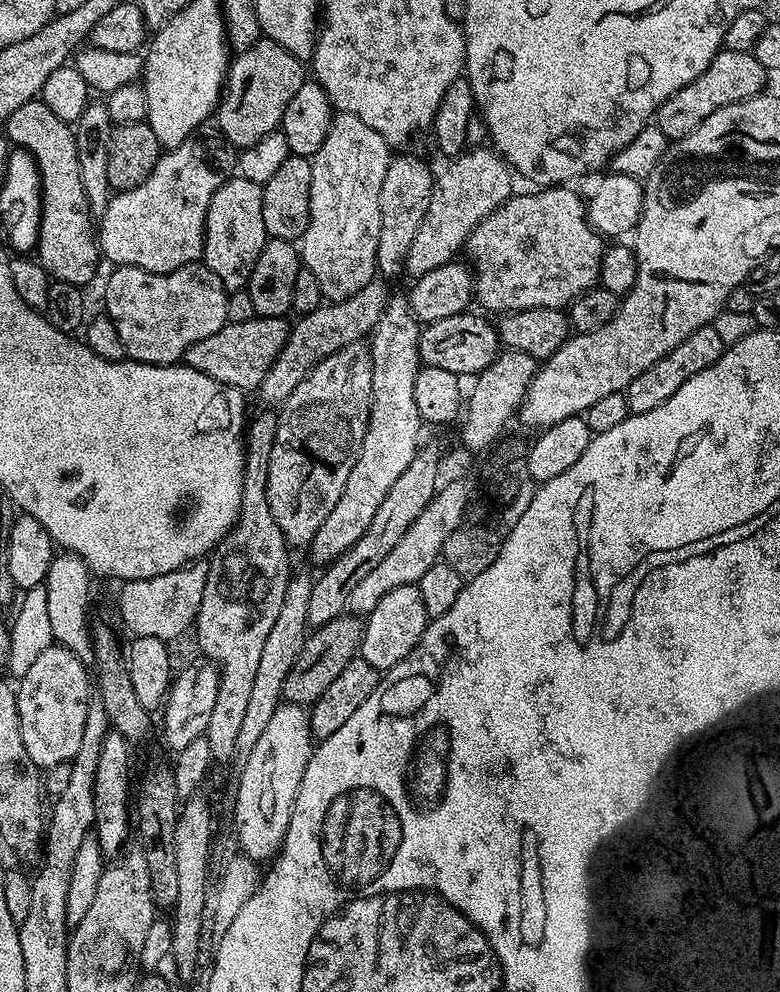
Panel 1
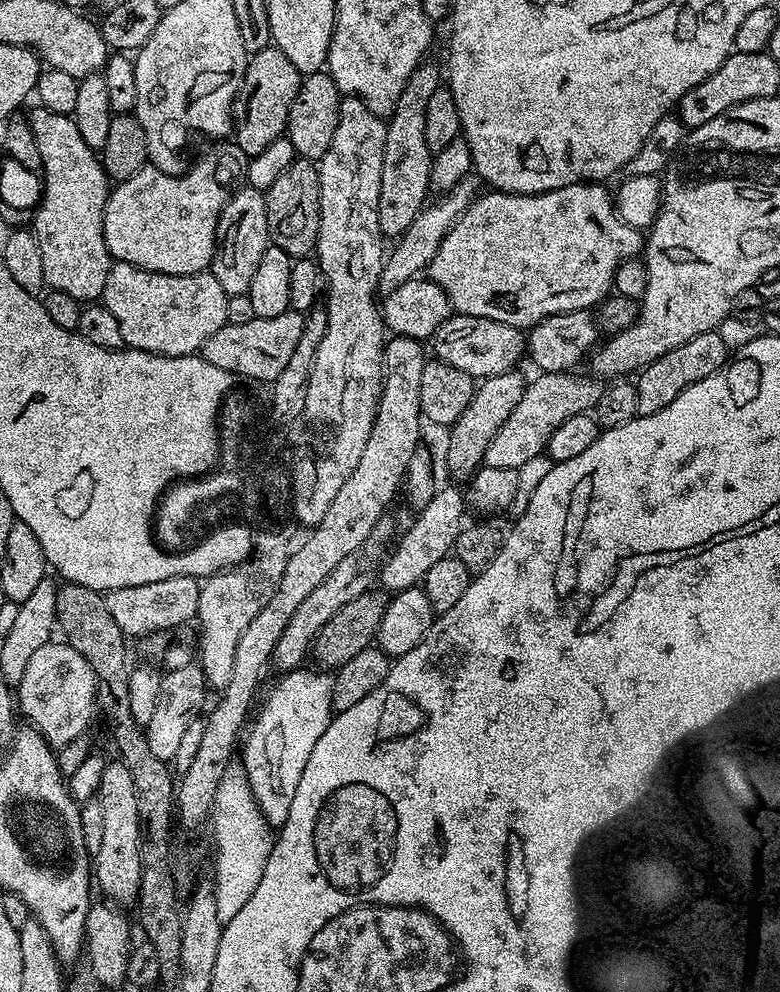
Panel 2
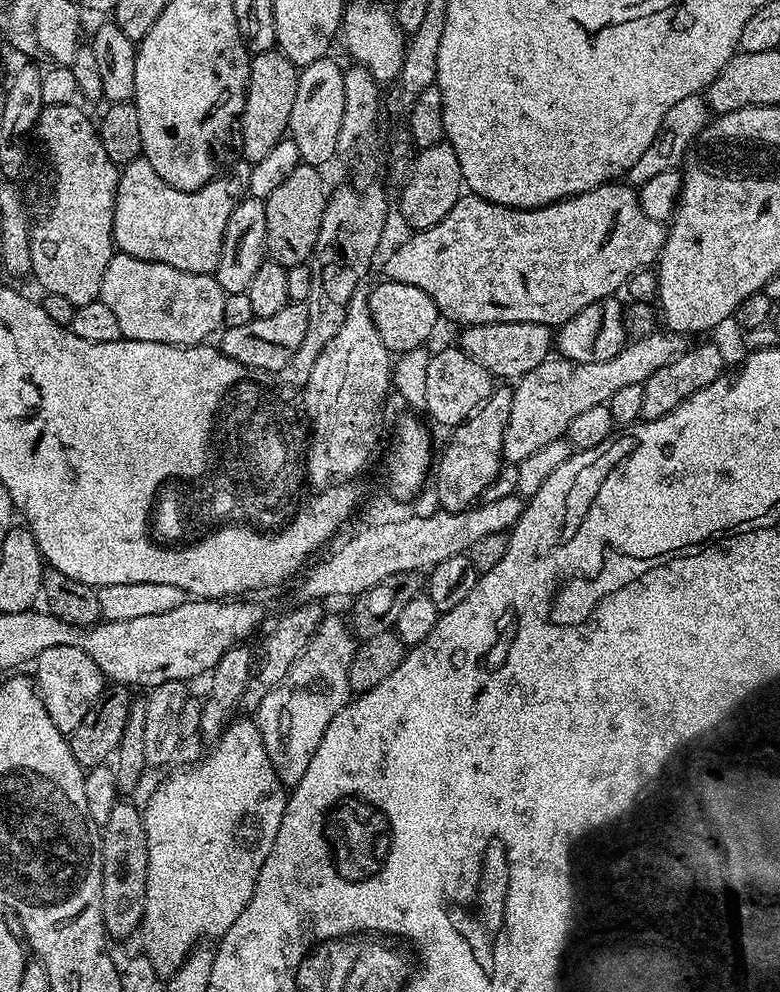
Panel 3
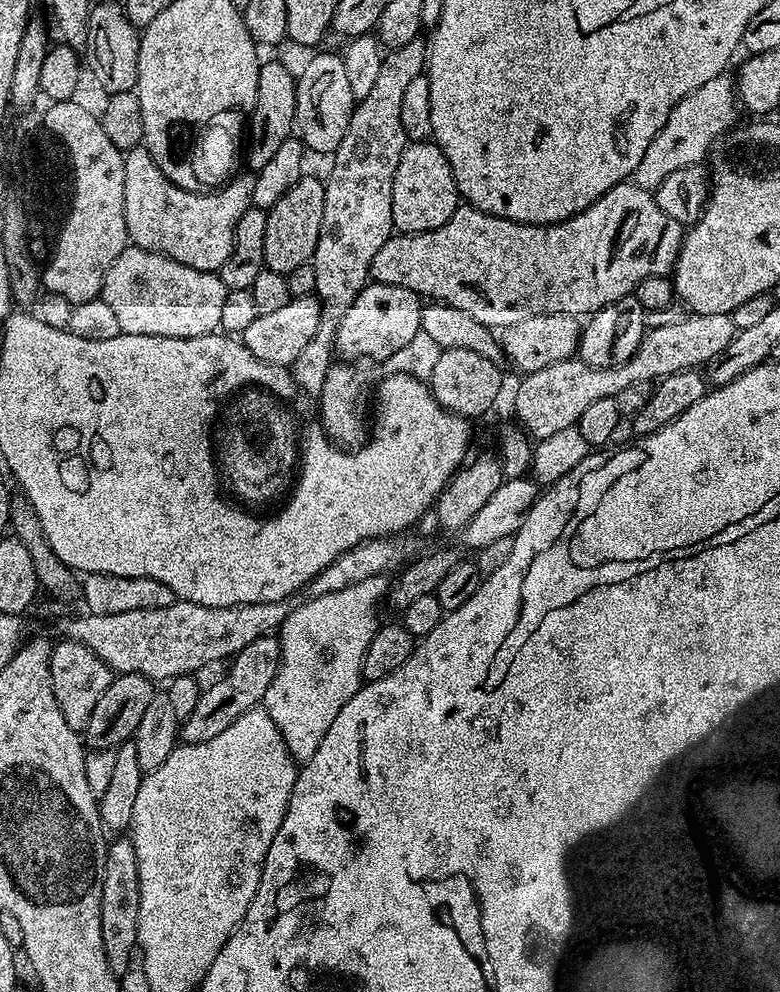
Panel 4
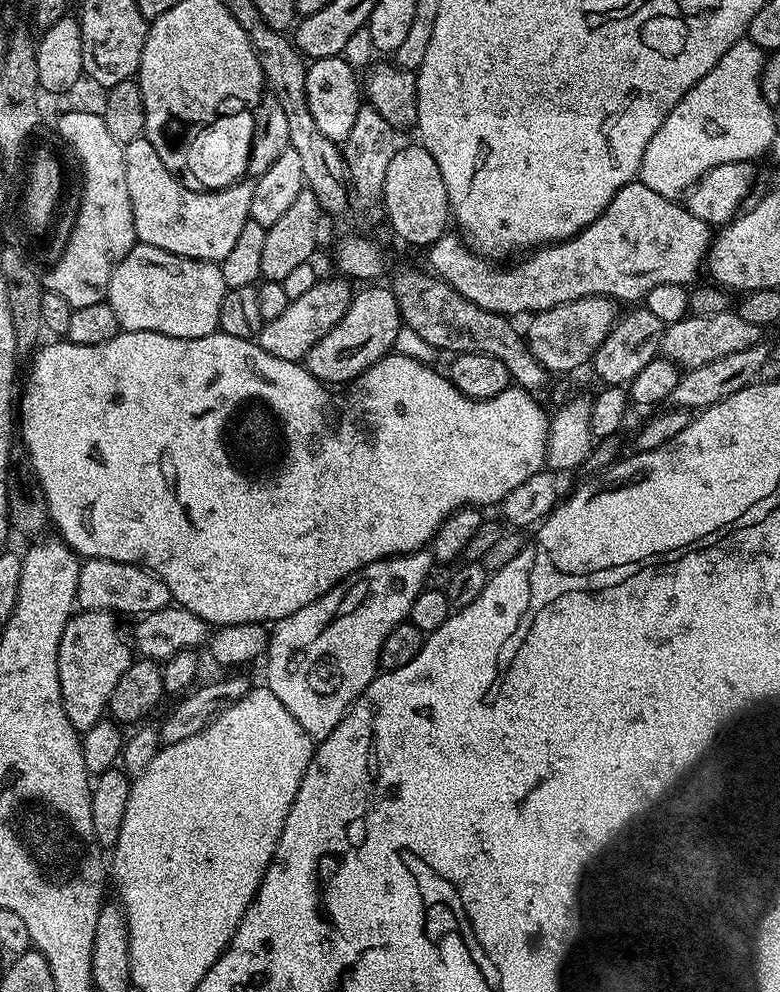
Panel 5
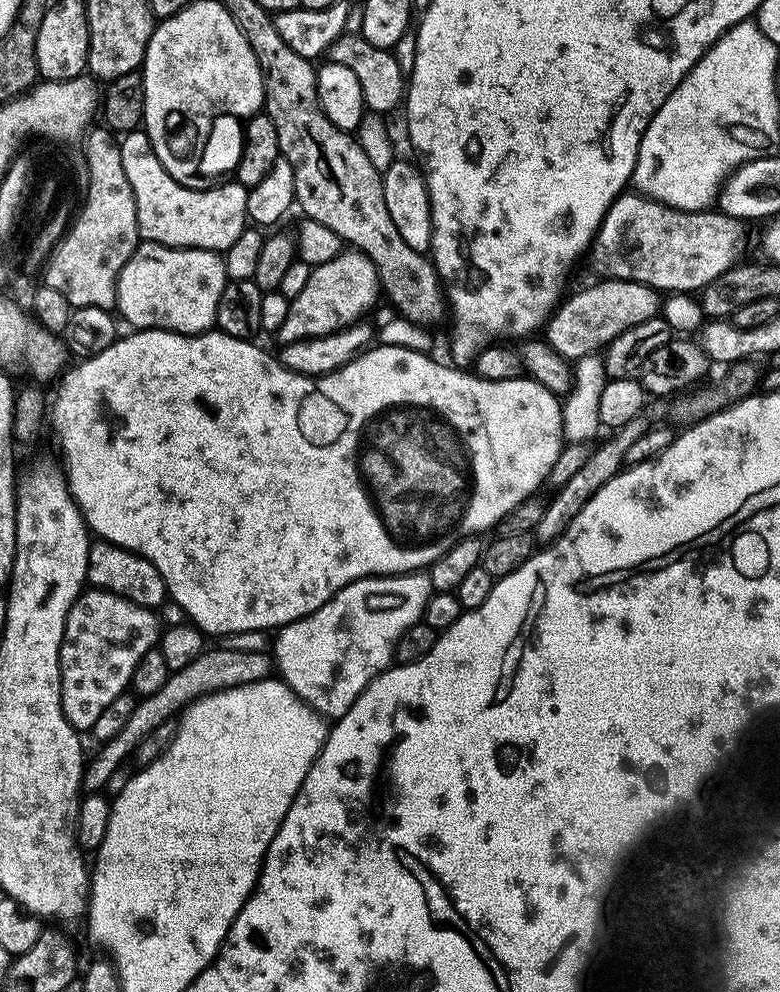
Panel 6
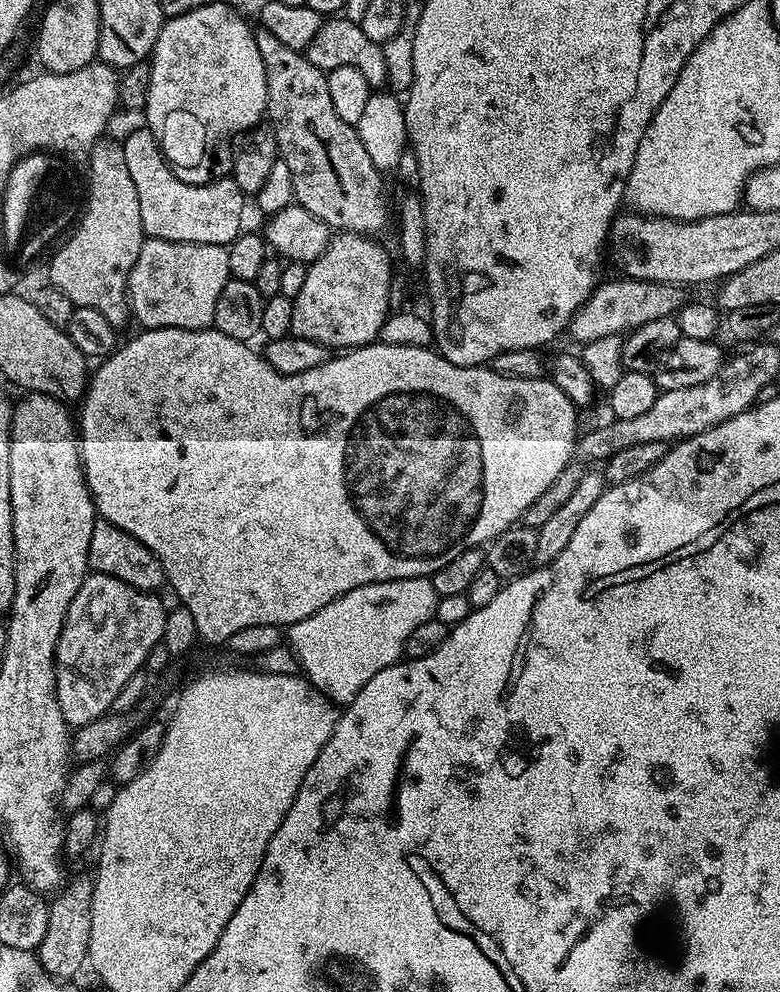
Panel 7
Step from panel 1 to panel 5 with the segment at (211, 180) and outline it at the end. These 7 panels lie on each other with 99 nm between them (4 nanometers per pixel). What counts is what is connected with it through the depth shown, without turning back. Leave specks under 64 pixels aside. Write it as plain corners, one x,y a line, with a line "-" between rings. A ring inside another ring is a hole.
145,135
134,138
124,145
126,158
126,190
130,190
130,206
134,210
134,230
139,243
149,244
158,250
178,254
195,260
219,262
230,254
242,226
246,226
250,214
250,194
254,194
254,183
237,182
228,188
217,188
214,192
195,192
183,184
177,176
158,158
158,150
150,146

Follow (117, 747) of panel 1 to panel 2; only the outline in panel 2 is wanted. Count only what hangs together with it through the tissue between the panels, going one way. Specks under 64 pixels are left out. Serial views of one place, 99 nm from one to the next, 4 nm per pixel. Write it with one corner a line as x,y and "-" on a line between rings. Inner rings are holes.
119,762
105,763
102,770
102,782
98,799
102,806
103,833
102,846
94,853
94,884
105,901
111,902
116,906
125,906
124,904
135,905
140,895
140,883
142,882
142,842
144,841
144,832
140,828
140,819
138,818
138,790
134,790
134,778
126,765

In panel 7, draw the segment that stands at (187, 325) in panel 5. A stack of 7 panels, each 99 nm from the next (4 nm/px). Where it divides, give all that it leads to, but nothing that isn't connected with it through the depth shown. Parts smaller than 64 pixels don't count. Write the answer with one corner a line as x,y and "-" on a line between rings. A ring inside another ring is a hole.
148,238
128,275
128,306
134,320
144,330
210,328
213,327
214,306
218,306
218,294
222,294
222,286
226,286
229,278
228,250
223,244
187,244

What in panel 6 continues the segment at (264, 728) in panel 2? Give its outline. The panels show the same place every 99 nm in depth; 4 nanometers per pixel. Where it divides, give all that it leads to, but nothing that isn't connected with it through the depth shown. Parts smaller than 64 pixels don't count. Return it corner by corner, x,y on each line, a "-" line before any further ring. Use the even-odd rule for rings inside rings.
424,570
419,572
399,572
397,576
367,576
365,580
350,582
350,586
338,590
338,594
334,594
334,598
330,598
330,602
326,602
326,606
318,606
318,610
314,610
314,614
310,614
301,620
290,622
275,633
274,648
276,644
276,652
274,651
274,668
278,673
279,679
283,680
295,696
303,700
320,716
324,718
330,718
330,716
332,716
331,718
338,718
342,714
346,714
346,710
350,710
350,706
354,706
354,702
360,697
362,690
366,690
368,683
379,672
385,672
387,668
393,667
398,638
402,638
402,634
406,634
406,630
410,630
410,626
421,623
424,607
426,602
432,597
433,591
430,578
427,571

